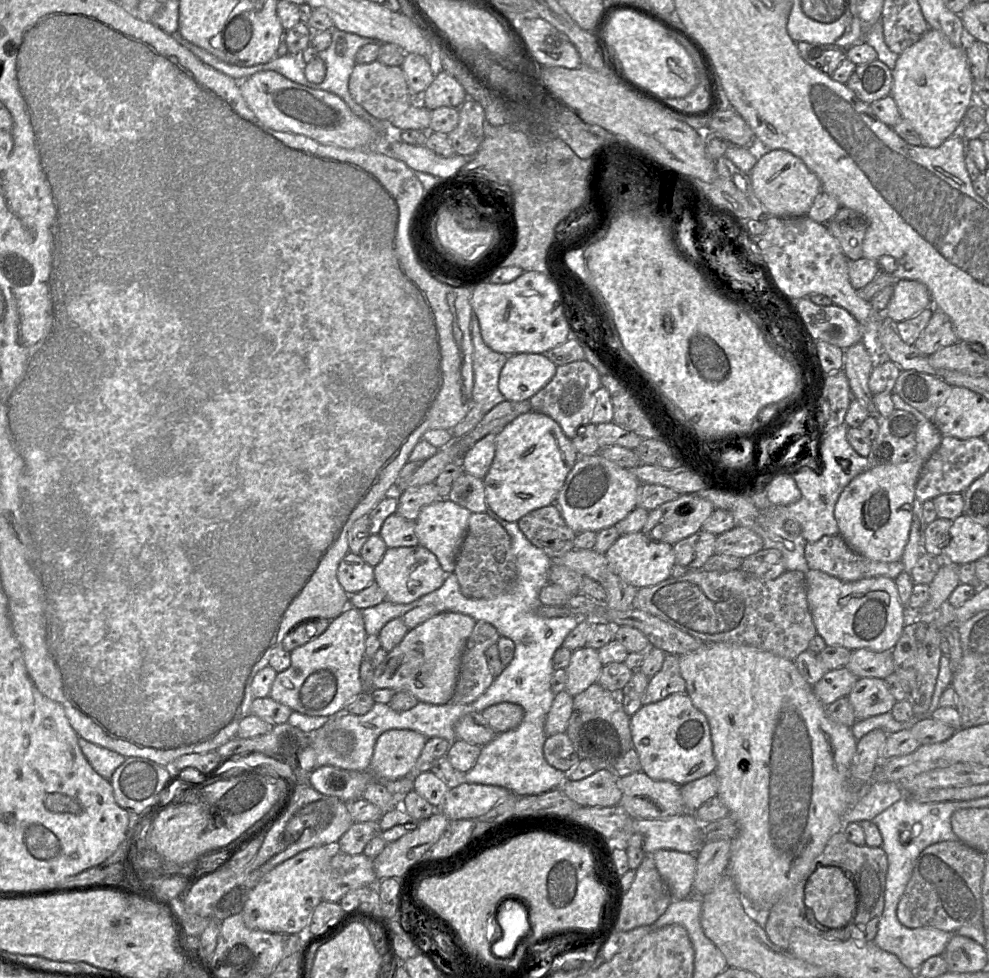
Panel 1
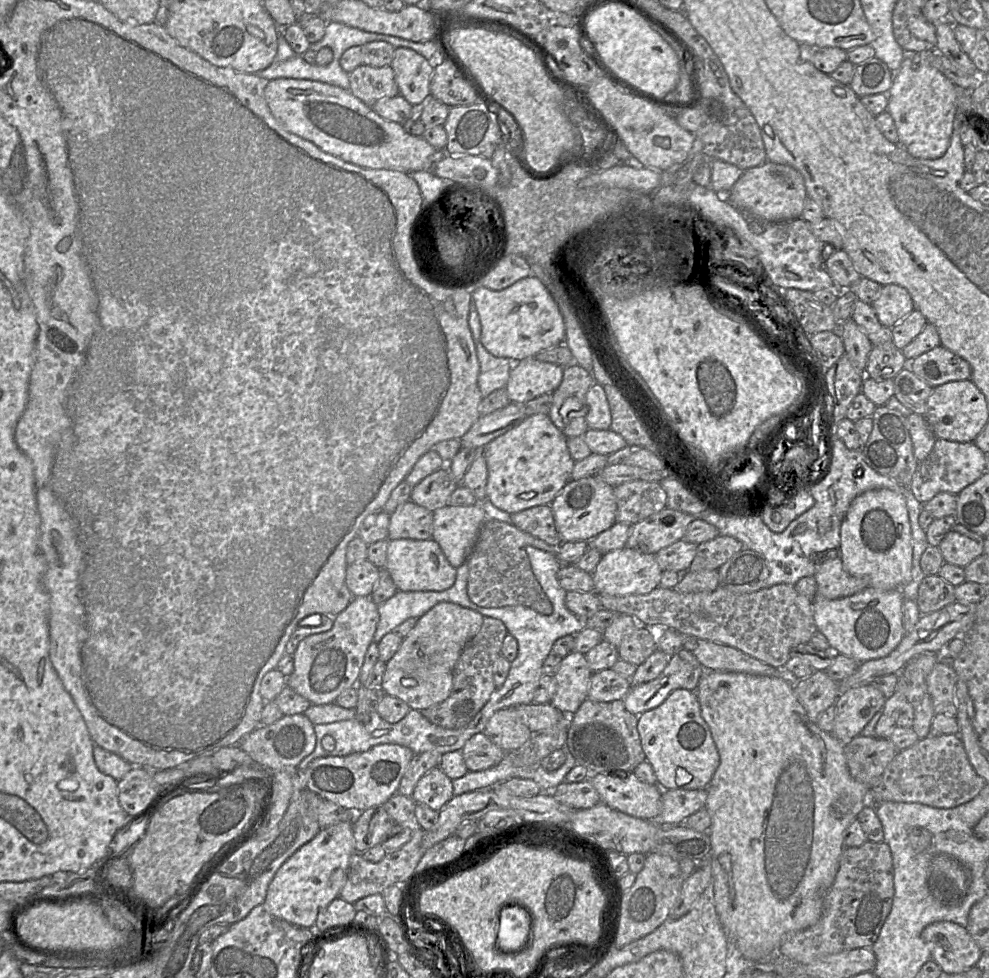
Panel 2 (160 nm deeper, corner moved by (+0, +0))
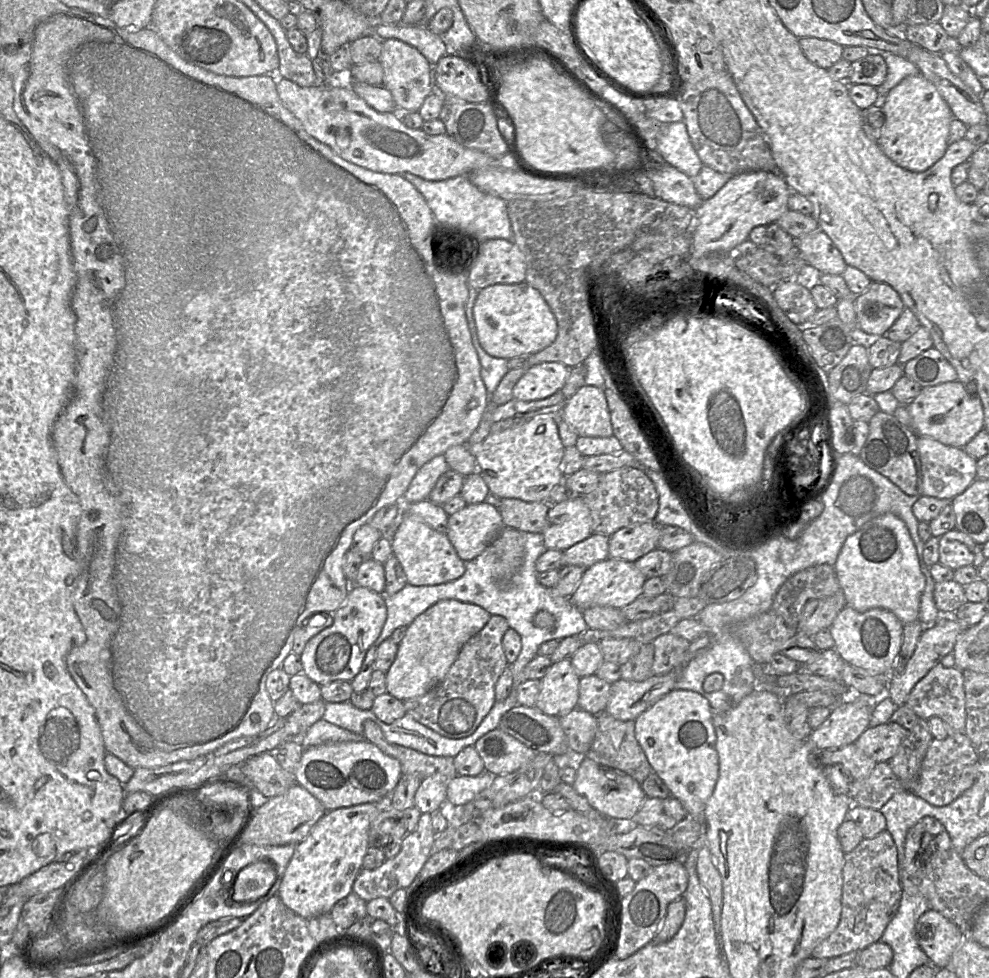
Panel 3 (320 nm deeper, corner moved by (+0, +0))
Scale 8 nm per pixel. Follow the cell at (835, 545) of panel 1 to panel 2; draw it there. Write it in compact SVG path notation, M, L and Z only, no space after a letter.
M840 549L839 555L834 559L816 562L813 577L817 583L817 595L830 600L851 596L869 587L869 581L867 578L853 576L844 569L840 556Z

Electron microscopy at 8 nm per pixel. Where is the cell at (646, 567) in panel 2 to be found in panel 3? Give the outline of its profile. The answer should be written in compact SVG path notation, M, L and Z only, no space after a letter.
M607 558L585 570L579 585L569 598L582 611L595 606L620 609L642 596L646 579L634 562Z

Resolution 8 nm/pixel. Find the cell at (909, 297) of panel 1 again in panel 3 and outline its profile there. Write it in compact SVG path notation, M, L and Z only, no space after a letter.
M873 281L865 293L855 297L854 307L858 329L866 334L879 336L886 335L905 309L900 295L891 286Z

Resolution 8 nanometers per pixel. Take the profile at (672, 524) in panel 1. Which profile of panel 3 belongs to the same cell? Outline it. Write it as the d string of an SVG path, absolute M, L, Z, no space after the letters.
M648 521L619 529L609 537L609 558L635 562L658 547L661 527Z

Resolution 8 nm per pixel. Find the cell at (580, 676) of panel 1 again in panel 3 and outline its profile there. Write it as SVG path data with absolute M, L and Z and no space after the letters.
M570 660L552 664L541 679L535 707L546 715L556 717L578 708L580 679Z

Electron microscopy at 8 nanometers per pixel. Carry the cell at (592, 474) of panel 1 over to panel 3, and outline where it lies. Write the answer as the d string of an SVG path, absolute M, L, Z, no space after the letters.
M582 496L550 505L542 532L547 550L565 551L591 534L592 517Z

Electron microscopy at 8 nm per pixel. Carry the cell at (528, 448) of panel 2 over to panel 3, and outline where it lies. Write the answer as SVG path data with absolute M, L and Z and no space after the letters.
M538 415L501 432L490 433L479 446L470 450L490 492L499 499L548 502L552 489L564 480L561 462L565 447L554 415Z

